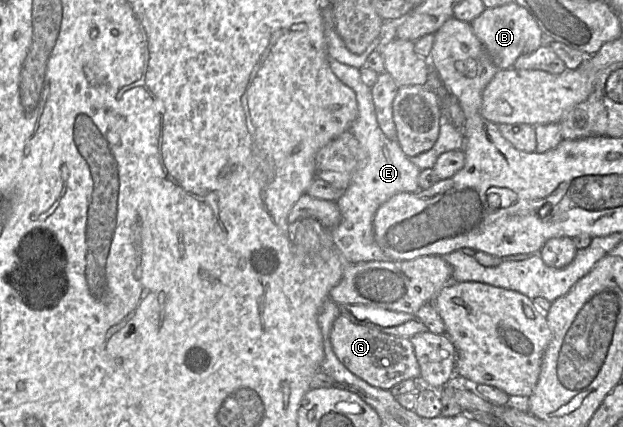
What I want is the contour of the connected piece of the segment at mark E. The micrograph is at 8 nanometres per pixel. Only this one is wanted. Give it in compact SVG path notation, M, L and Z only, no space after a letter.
M329 57L329 65L336 77L351 88L358 103L358 117L349 131L366 152L366 163L353 175L344 194L336 201L341 222L331 228L334 244L349 263L388 261L375 241L373 220L377 210L396 194L418 192L420 169L404 154L397 141L388 139L379 127L373 102L372 89L361 79L360 69L342 64Z

